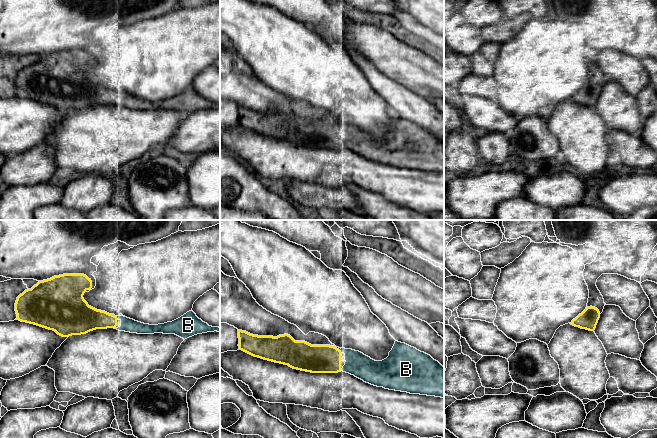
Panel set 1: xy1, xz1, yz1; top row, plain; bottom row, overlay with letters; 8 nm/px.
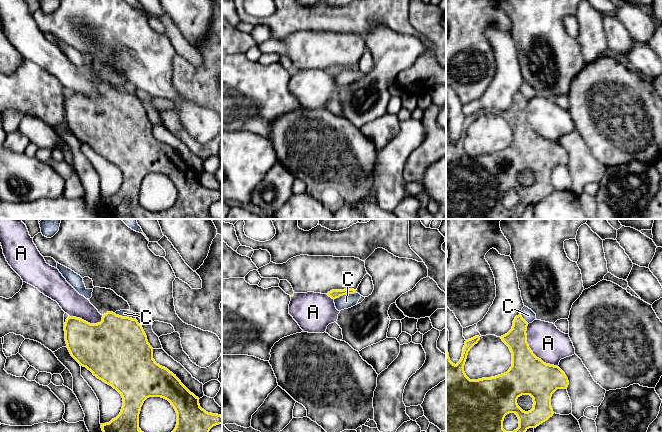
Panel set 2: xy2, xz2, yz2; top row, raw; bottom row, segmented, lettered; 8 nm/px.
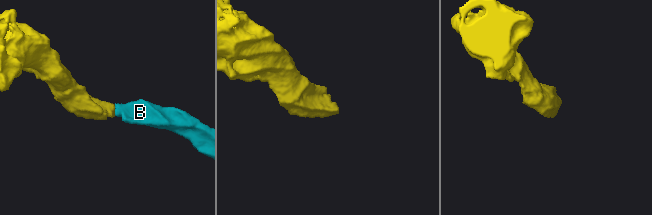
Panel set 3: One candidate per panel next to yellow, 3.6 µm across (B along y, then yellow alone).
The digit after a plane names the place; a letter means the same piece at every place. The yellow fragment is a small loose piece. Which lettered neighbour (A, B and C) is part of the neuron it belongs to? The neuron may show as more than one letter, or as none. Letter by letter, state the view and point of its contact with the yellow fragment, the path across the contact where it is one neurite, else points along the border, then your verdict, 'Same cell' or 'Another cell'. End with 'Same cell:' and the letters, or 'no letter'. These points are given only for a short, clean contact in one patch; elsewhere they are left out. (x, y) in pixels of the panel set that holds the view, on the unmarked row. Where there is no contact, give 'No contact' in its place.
A: Touches yellow at yz2 (531, 127). Another cell
B: Touches yellow at xy1 (116, 93). Same cell
C: Touches yellow at xz2 (345, 70). Boundary: xz2 (356, 68), (343, 70), (334, 75). Another cell
Same cell: B

